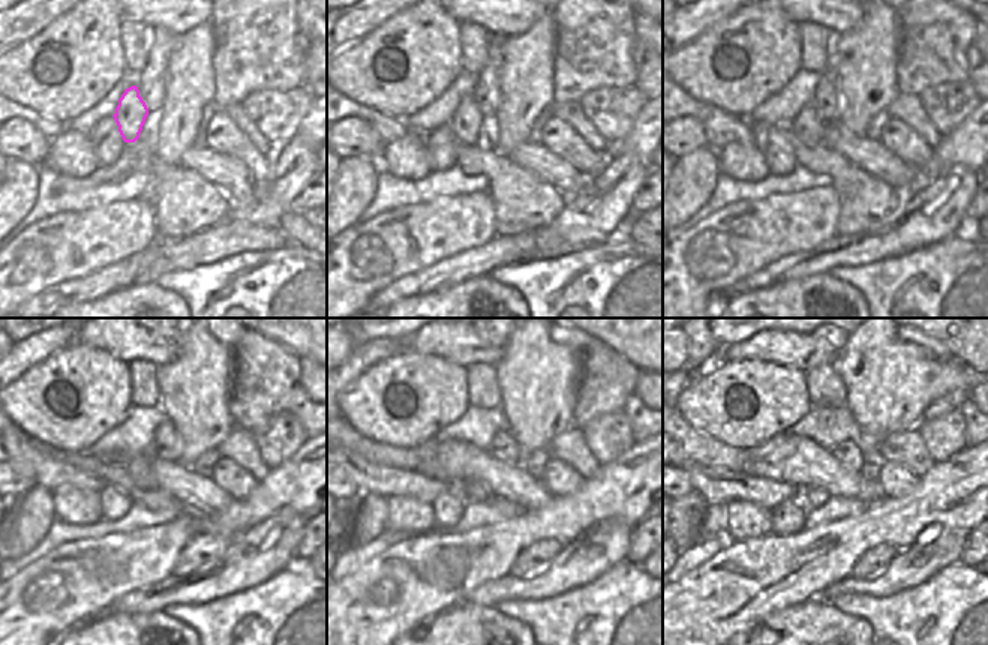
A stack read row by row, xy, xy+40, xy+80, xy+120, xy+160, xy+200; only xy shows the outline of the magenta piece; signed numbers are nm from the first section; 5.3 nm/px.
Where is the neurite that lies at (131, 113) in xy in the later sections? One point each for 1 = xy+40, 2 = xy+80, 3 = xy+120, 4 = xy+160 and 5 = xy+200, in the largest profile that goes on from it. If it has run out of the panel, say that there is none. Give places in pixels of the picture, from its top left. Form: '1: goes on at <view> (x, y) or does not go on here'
1: goes on at xy+40 (465, 123)
2: goes on at xy+80 (808, 128)
3: goes on at xy+120 (140, 467)
4: goes on at xy+160 (473, 491)
5: goes on at xy+200 (811, 498)

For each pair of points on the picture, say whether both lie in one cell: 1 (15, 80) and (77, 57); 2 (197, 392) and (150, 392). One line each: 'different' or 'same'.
1: same
2: different

